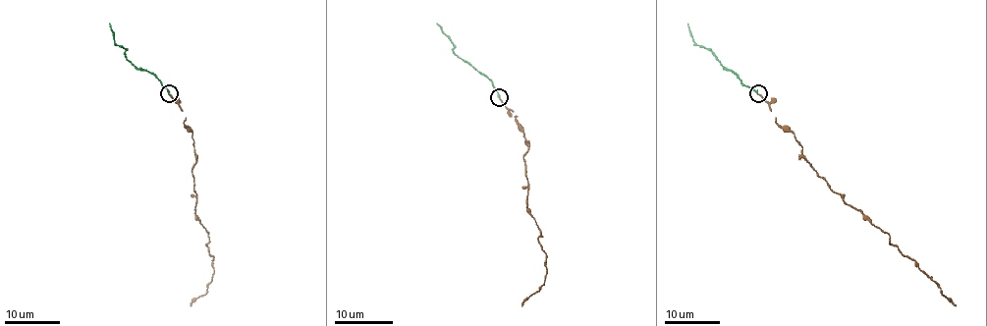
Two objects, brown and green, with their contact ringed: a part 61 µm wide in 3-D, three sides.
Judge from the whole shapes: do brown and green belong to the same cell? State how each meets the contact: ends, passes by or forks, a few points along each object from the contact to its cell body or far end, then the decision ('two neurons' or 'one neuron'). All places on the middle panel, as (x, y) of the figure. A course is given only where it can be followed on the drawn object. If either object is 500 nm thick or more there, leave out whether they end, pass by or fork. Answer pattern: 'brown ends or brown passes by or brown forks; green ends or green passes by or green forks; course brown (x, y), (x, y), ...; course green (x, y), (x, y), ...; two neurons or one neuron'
brown ends; green ends; course brown (499, 97), (516, 116), (527, 145), (523, 161), (527, 211), (547, 256), (545, 281), (521, 305); course green (499, 97), (488, 79), (454, 52), (454, 44), (436, 23); one neuron

